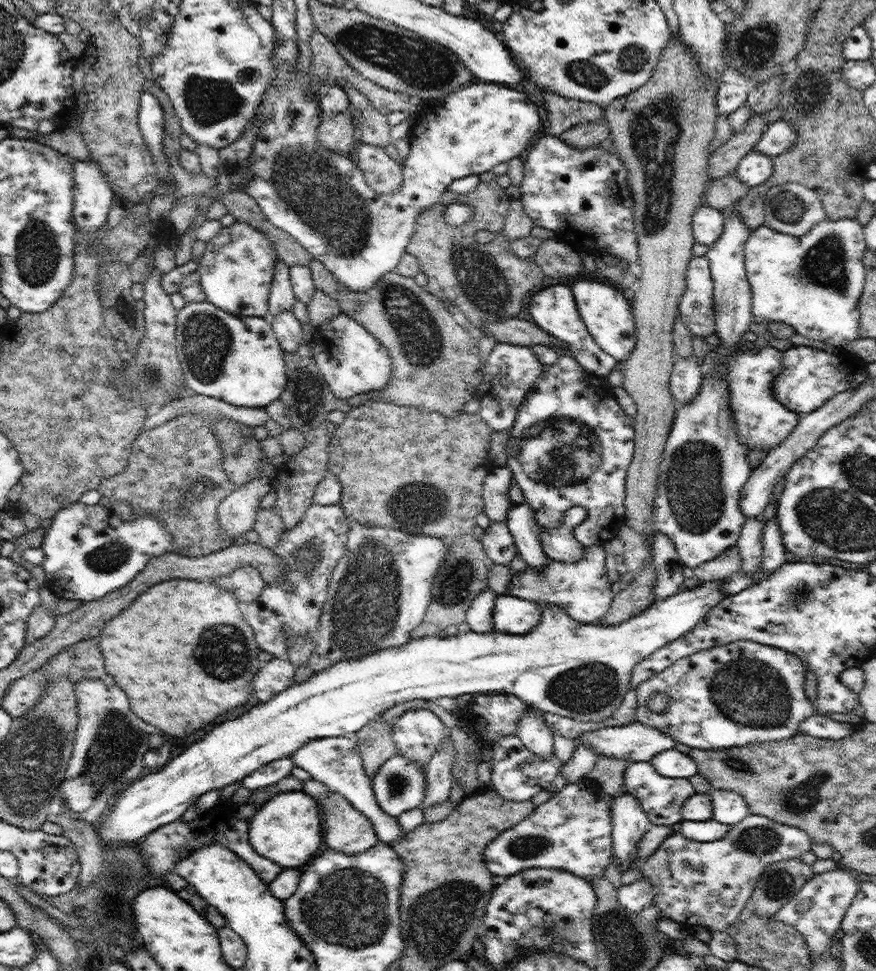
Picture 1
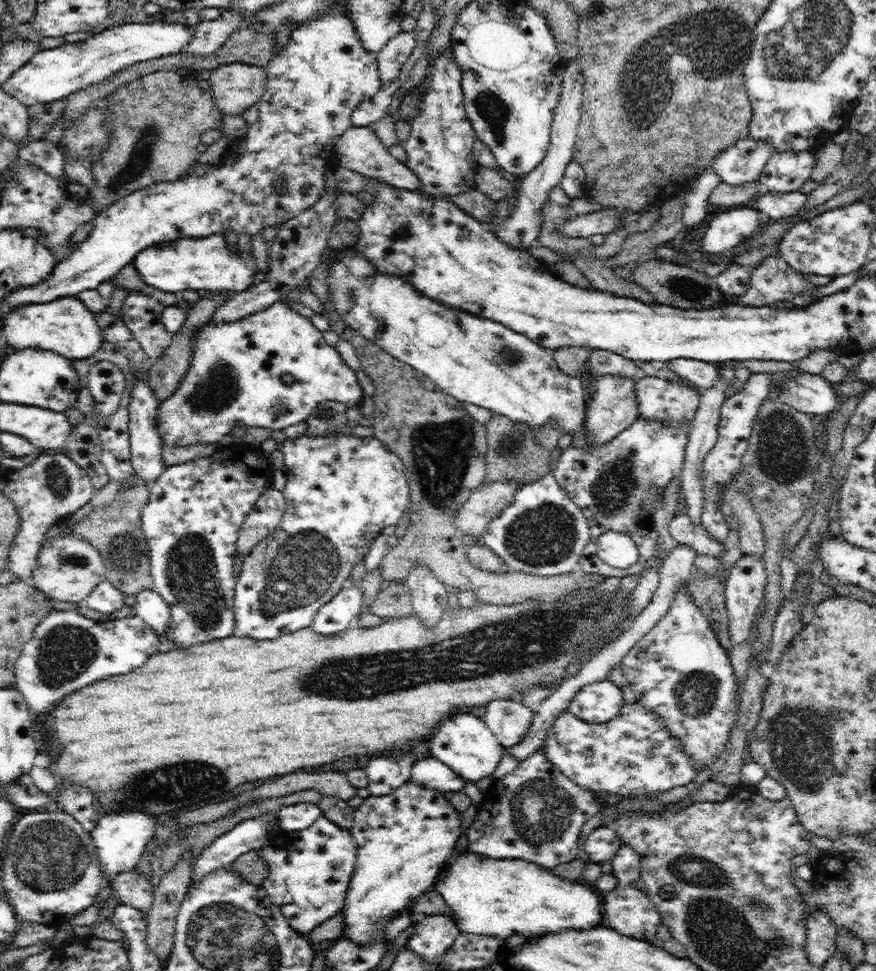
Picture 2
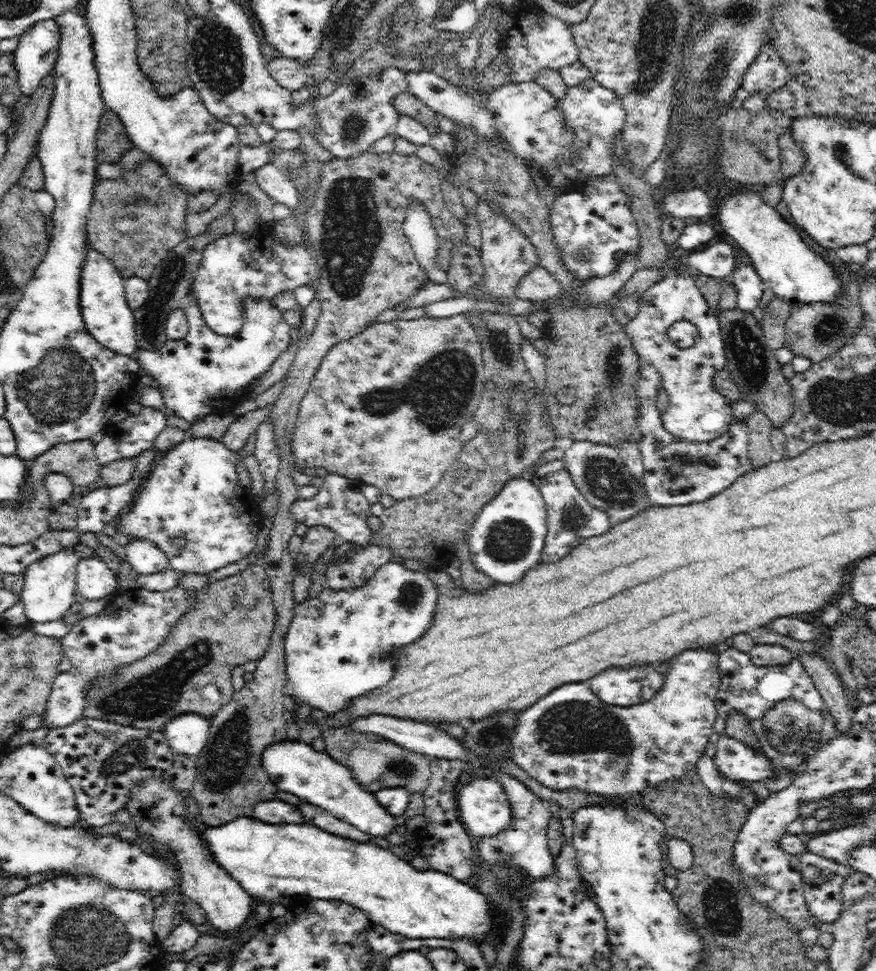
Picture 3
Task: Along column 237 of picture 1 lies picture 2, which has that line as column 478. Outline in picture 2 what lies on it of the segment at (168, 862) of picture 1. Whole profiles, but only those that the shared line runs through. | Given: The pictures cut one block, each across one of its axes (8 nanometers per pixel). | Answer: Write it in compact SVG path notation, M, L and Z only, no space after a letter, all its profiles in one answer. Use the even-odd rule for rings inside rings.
M541 747L538 752L534 752L532 756L528 756L526 760L523 760L514 772L505 776L502 781L496 781L490 787L489 790L483 793L484 798L482 803L476 806L478 808L478 815L474 818L474 823L469 826L466 830L468 837L468 850L472 850L475 854L480 854L480 856L486 856L488 858L503 859L503 860L517 860L522 859L528 862L534 862L540 865L542 868L553 869L558 864L565 862L572 862L578 859L578 854L580 850L578 848L578 840L582 830L582 826L589 819L593 818L601 810L601 805L596 797L595 793L592 791L586 791L580 789L576 783L570 781L568 776L564 776L560 770L556 769L554 764L552 764L543 753L543 747Z

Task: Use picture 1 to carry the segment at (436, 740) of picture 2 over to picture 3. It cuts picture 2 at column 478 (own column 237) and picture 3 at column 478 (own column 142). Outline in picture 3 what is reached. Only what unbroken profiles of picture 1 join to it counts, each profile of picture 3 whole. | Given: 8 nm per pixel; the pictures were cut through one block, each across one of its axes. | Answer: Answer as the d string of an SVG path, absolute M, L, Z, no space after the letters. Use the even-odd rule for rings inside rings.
M476 775L463 780L458 787L459 818L475 837L488 838L500 834L514 818L514 807L510 805L508 794L494 776Z

